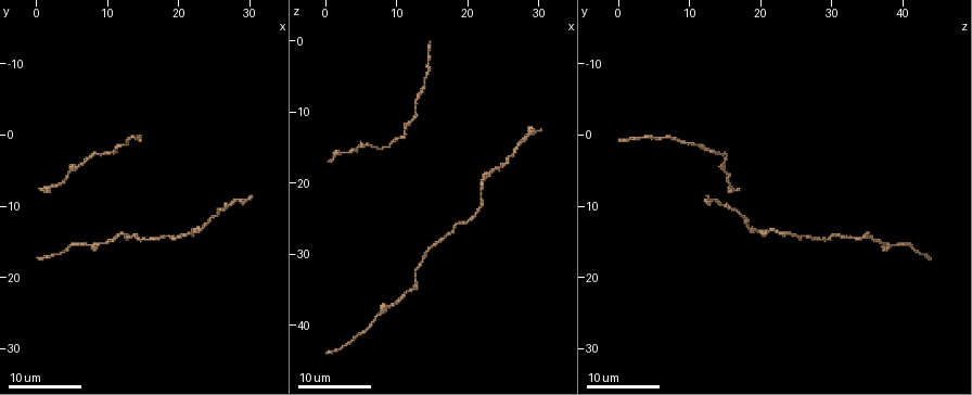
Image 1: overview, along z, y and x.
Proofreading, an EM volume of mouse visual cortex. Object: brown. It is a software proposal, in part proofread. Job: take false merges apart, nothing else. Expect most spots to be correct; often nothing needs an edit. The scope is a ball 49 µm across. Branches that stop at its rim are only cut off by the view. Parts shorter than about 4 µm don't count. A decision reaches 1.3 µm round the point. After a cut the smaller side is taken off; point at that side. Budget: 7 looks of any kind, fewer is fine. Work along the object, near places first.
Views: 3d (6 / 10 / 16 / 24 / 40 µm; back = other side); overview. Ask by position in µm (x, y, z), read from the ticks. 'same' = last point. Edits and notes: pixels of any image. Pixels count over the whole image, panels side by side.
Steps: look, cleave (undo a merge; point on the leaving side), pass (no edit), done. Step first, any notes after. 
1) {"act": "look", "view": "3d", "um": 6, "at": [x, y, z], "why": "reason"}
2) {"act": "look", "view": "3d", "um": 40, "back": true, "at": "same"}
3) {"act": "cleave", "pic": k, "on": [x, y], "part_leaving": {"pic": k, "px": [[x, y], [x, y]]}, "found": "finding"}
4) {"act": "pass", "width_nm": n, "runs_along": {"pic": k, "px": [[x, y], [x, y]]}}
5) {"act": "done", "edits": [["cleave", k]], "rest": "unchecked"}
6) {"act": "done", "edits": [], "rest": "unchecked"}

{"act": "look", "view": "3d", "um": 16, "at": [14.0, 0.5, 6.0], "why": "narrows sharply"}

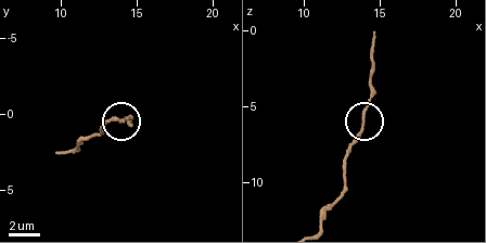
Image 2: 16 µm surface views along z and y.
{"act": "look", "view": "3d", "um": 10, "at": [14.0, 0.6, 6.2]}

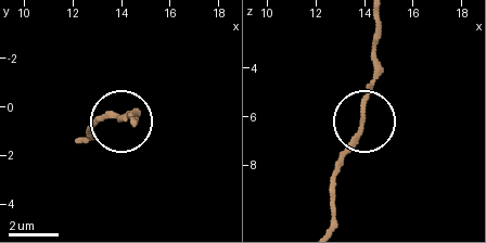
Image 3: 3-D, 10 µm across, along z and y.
{"act": "pass", "found": "one neuron here"}

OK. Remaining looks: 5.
{"act": "look", "view": "3d", "um": 16, "at": [4.0, 5.5, 15.5], "why": "sudden change in width"}

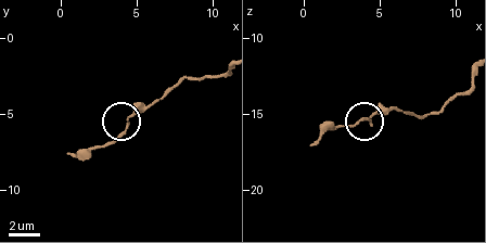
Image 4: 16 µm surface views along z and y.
{"act": "look", "view": "3d", "um": 10, "at": "same"}

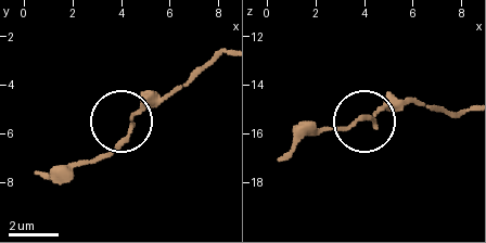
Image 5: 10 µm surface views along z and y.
{"act": "pass", "found": "all the same neuron"}

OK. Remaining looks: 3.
{"act": "look", "view": "3d", "um": 24, "at": [7.5, 15.5, 38.5], "why": "thick turns thin"}

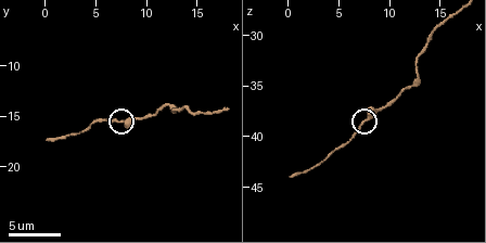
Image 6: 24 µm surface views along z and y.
{"act": "look", "view": "3d", "um": 10, "at": [7.8, 15.4, 38.4]}

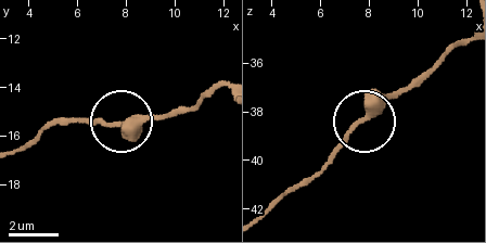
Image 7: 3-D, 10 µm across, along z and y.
{"act": "pass", "runs_along": {"pic": 7, "px": [[220, 86], [158, 117], [67, 123]]}, "found": "all the same neuron"}

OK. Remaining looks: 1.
{"act": "done", "edits": [], "rest": "unchecked"}

